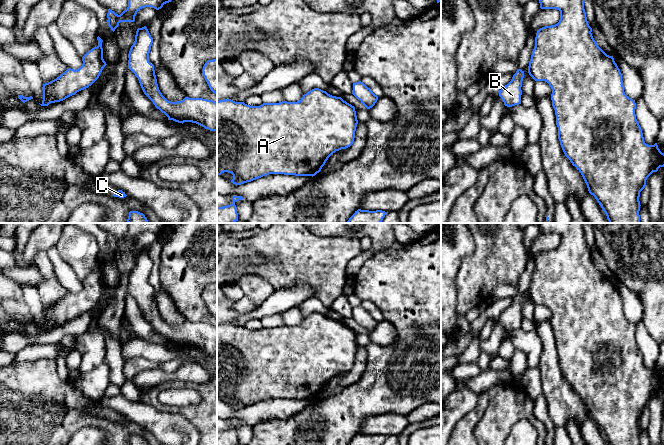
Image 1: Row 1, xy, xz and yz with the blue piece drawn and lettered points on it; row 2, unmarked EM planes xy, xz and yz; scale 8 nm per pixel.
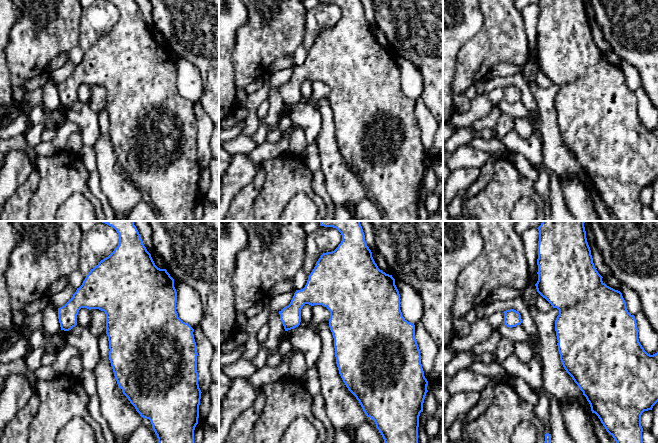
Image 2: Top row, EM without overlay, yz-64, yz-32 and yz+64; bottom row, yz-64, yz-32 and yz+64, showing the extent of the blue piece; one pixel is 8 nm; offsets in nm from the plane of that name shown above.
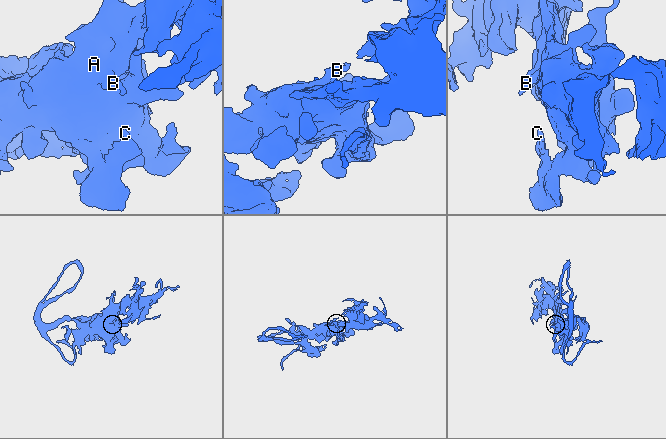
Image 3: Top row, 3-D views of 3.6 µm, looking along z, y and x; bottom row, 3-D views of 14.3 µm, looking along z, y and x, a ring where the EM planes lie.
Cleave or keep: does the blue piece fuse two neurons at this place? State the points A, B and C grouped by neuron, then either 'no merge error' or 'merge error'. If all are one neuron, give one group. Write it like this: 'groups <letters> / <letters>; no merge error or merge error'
groups A B C; no merge error

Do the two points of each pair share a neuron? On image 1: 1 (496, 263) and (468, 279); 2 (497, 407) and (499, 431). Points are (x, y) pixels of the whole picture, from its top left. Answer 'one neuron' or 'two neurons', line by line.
1: one neuron
2: one neuron

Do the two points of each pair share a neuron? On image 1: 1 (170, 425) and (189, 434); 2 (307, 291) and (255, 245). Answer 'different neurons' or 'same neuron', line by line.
1: same neuron
2: different neurons

